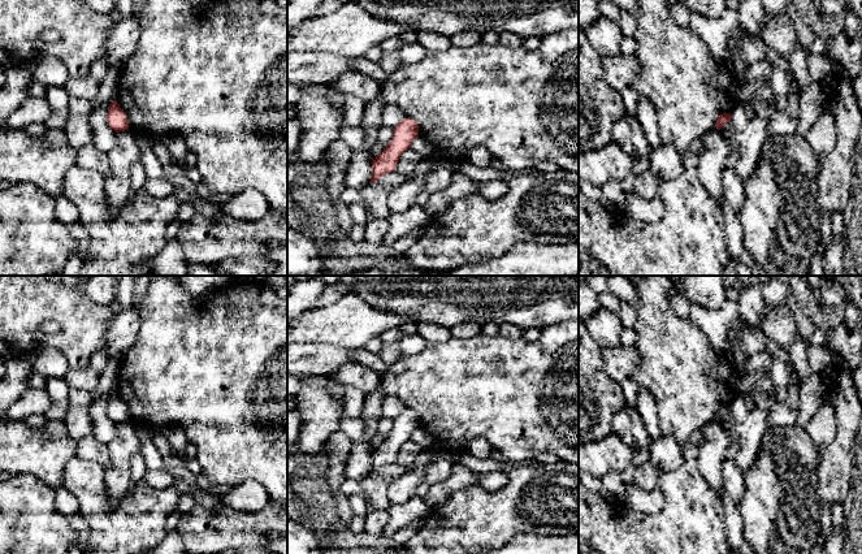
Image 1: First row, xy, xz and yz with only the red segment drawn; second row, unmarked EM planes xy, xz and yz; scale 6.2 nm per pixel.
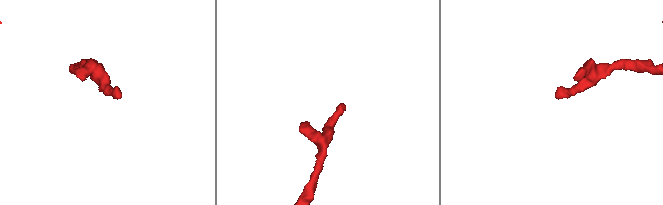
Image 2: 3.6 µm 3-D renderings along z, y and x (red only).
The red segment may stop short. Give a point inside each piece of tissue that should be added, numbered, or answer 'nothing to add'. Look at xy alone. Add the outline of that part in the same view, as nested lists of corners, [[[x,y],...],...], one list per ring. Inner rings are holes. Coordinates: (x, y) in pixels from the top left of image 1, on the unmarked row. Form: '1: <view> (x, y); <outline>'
nothing to add

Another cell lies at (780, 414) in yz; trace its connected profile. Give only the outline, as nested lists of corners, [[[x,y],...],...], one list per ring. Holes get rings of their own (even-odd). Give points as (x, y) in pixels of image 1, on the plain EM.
[[[787,399],[774,401],[768,411],[766,411],[767,425],[793,427],[798,416],[798,410],[792,410]]]

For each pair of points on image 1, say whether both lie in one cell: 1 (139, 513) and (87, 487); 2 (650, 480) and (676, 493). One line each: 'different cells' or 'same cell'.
1: same cell
2: different cells

